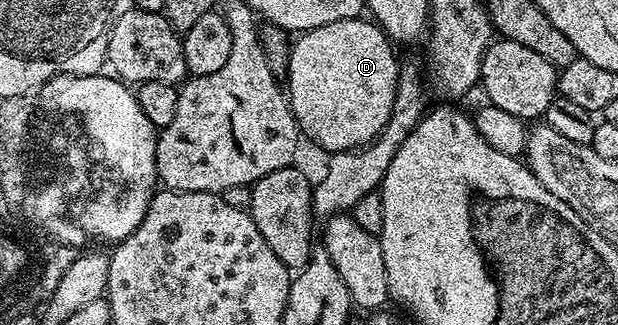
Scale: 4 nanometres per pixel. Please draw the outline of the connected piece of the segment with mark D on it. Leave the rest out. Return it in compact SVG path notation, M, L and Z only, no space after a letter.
M367 17L338 19L329 25L302 32L292 42L285 76L285 91L300 132L306 138L308 135L317 146L324 147L327 153L353 151L370 145L389 121L393 109L401 70L394 50L396 48L383 28Z

